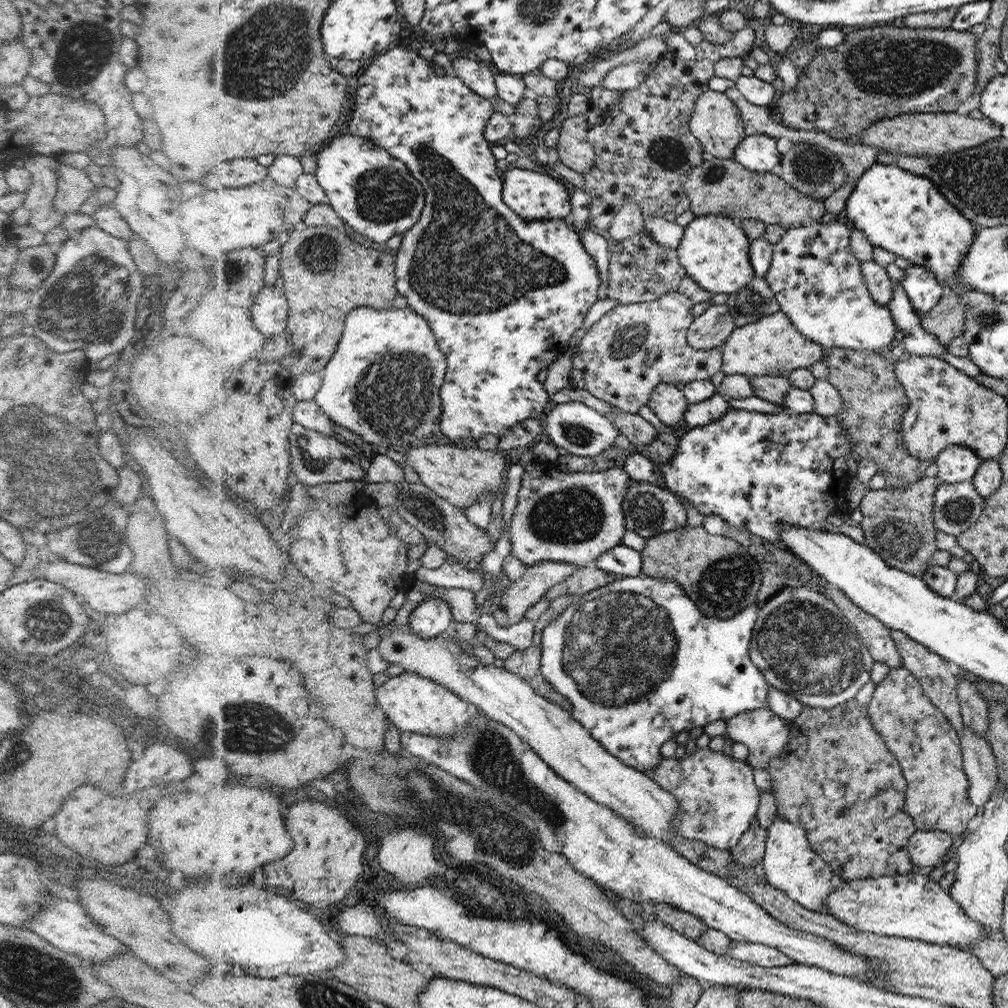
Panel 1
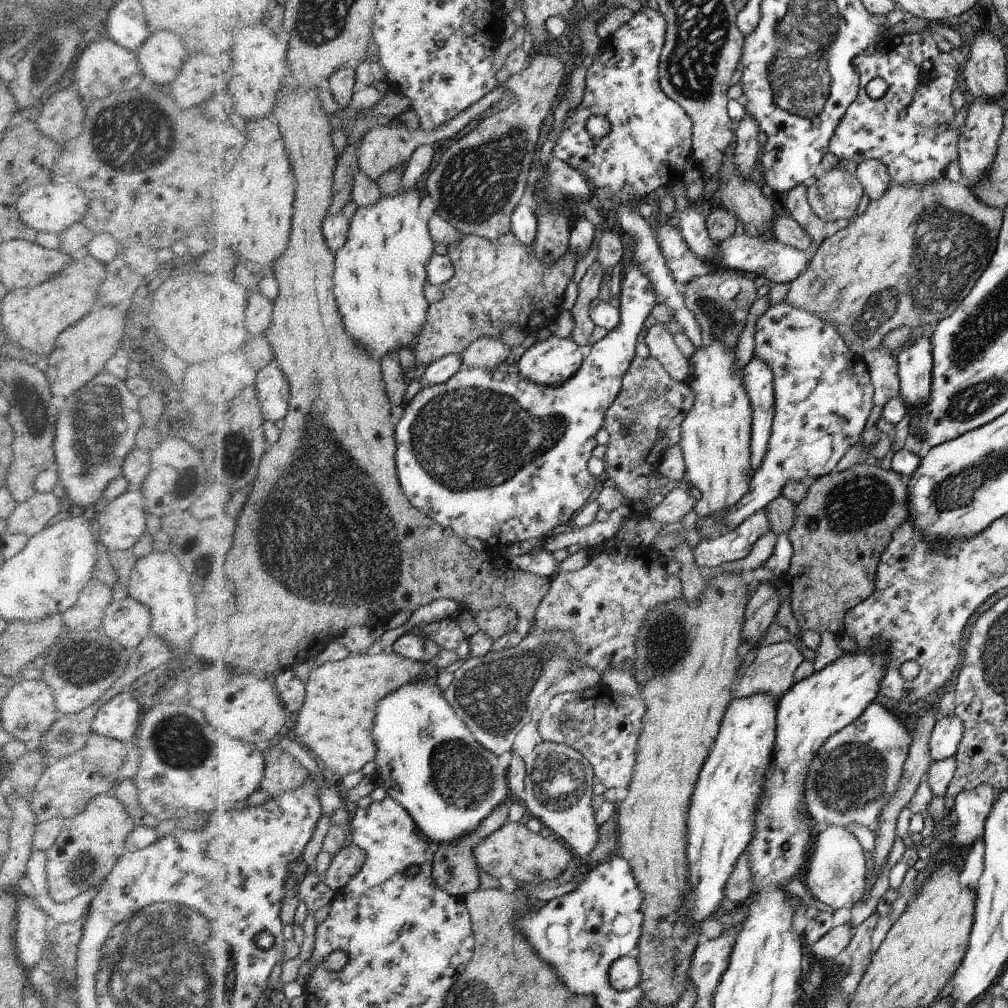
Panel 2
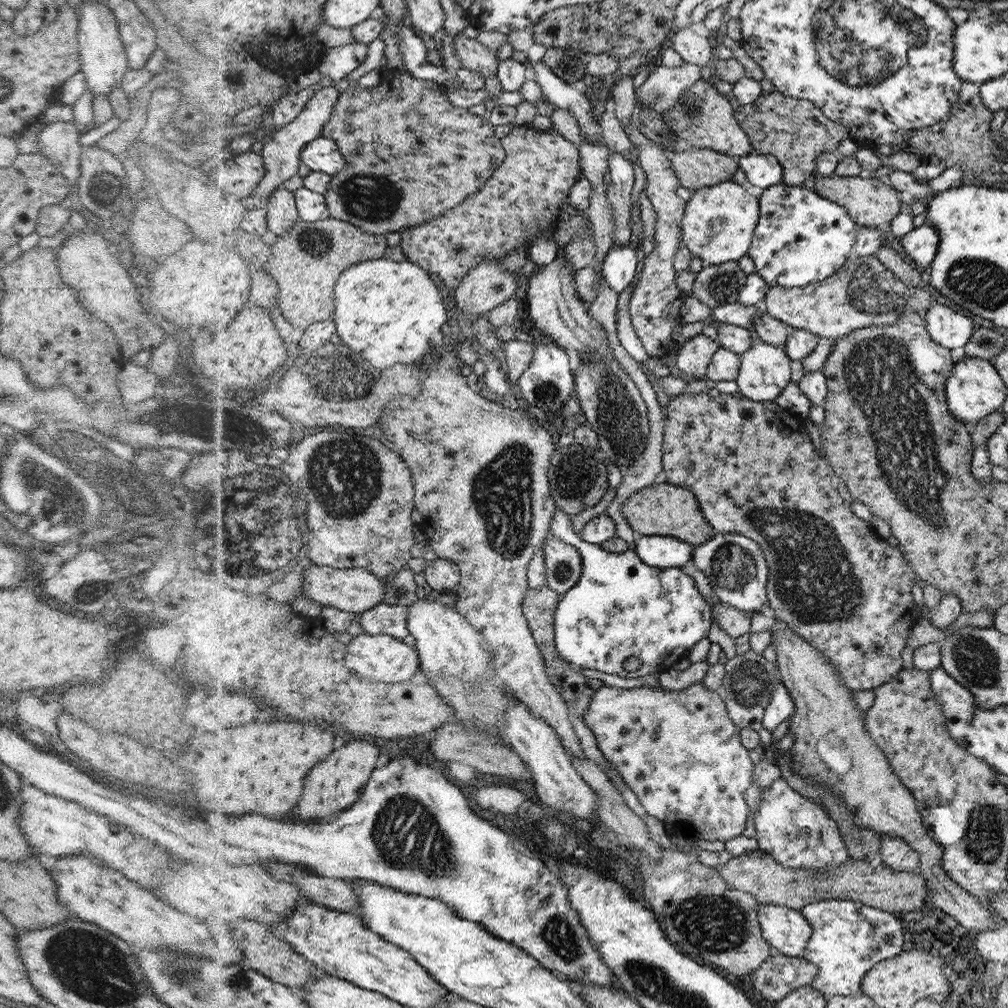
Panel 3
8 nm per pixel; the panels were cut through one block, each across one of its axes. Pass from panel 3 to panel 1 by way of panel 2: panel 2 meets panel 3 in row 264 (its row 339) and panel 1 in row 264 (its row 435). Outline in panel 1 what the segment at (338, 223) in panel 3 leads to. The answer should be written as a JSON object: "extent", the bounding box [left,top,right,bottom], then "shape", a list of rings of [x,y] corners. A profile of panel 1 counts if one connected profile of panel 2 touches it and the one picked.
{"extent":[279,225,399,376],"shape":[[[330,225],[308,227],[304,231],[290,233],[288,241],[282,245],[279,255],[281,276],[284,278],[284,292],[290,301],[290,318],[287,330],[290,346],[294,351],[283,358],[282,363],[294,376],[312,371],[323,371],[336,355],[342,342],[348,315],[358,306],[374,306],[377,309],[393,308],[399,292],[397,276],[397,256],[372,248],[366,248],[352,240],[346,230]]]}

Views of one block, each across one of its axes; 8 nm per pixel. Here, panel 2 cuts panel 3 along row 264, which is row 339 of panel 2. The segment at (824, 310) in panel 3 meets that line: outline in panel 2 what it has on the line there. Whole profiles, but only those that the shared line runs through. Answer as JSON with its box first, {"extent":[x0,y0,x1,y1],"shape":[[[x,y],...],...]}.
{"extent":[785,175,1005,357],"shape":[[[945,175],[938,182],[926,184],[924,188],[902,186],[902,184],[892,182],[880,198],[870,200],[870,204],[862,214],[856,214],[850,218],[850,224],[846,228],[823,240],[822,244],[810,255],[810,265],[806,271],[790,283],[790,290],[788,290],[788,296],[785,300],[792,303],[794,308],[808,310],[810,314],[820,315],[826,322],[833,323],[854,354],[863,357],[866,350],[876,350],[876,348],[882,347],[884,336],[896,328],[909,326],[910,329],[916,331],[925,324],[940,323],[944,318],[948,318],[958,308],[960,300],[964,300],[964,296],[968,296],[968,292],[977,285],[982,274],[988,269],[989,263],[993,260],[994,254],[997,254],[998,238],[1001,237],[1003,225],[1005,225],[1005,215],[996,208],[978,202],[976,195],[969,190],[963,181],[950,182],[950,180],[946,180]]]}

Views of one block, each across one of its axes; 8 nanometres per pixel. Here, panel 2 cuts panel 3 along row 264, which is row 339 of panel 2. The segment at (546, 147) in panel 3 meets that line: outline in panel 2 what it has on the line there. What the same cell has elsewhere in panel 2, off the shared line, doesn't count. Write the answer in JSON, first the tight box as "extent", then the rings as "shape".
{"extent":[413,232,576,368],"shape":[[[512,232],[496,240],[463,234],[462,240],[449,247],[448,255],[456,266],[456,277],[445,285],[444,300],[430,306],[429,322],[426,322],[426,329],[422,330],[421,338],[418,338],[416,346],[413,347],[415,366],[428,368],[448,355],[462,355],[478,338],[500,338],[503,331],[513,324],[518,324],[518,327],[528,333],[536,326],[550,326],[552,318],[556,318],[564,310],[564,292],[576,266],[576,256],[570,252],[570,248],[560,260],[542,262],[534,251],[533,244],[522,244]]]}

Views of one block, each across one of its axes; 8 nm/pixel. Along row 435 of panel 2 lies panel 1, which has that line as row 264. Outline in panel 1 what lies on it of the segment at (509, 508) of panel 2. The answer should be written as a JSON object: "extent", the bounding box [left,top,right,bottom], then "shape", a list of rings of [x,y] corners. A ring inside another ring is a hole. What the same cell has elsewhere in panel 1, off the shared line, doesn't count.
{"extent":[350,47,600,441],"shape":[[[394,47],[382,56],[377,56],[375,61],[367,62],[363,69],[363,75],[357,84],[357,102],[350,123],[350,134],[362,136],[374,140],[379,146],[385,147],[395,158],[406,162],[414,176],[422,182],[427,191],[427,206],[421,221],[412,230],[408,230],[403,236],[403,242],[398,249],[397,276],[399,277],[399,292],[408,298],[409,306],[417,310],[430,321],[434,332],[441,343],[442,350],[449,358],[449,372],[446,384],[442,389],[443,416],[440,424],[442,433],[452,441],[478,440],[486,434],[500,437],[506,434],[508,429],[514,427],[534,416],[542,417],[544,406],[548,404],[548,392],[542,388],[542,384],[536,380],[538,370],[550,366],[556,360],[556,356],[542,356],[542,354],[556,354],[562,348],[568,346],[570,336],[583,326],[586,312],[598,300],[598,288],[600,288],[600,276],[598,276],[597,262],[588,254],[583,242],[578,238],[576,230],[570,230],[566,226],[565,219],[560,220],[529,220],[524,219],[512,208],[508,208],[504,202],[504,184],[499,168],[496,168],[496,158],[490,152],[488,139],[485,138],[485,127],[489,124],[494,109],[489,99],[475,92],[467,83],[456,74],[454,60],[446,53],[440,51],[434,59],[427,59],[420,54],[418,49],[407,47]],[[438,68],[442,68],[445,74],[438,74]]]}

